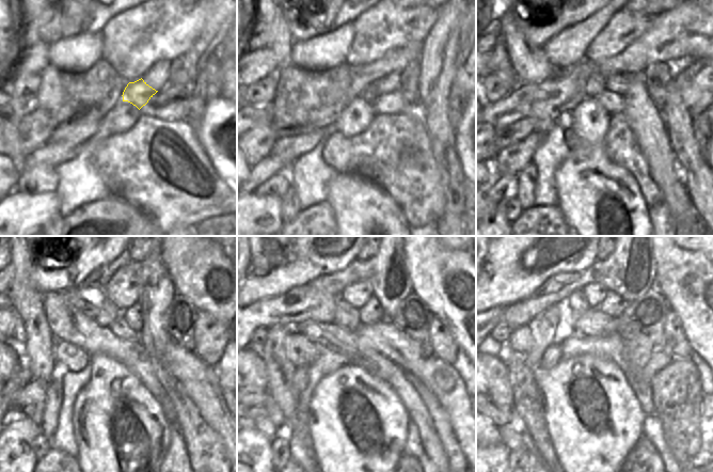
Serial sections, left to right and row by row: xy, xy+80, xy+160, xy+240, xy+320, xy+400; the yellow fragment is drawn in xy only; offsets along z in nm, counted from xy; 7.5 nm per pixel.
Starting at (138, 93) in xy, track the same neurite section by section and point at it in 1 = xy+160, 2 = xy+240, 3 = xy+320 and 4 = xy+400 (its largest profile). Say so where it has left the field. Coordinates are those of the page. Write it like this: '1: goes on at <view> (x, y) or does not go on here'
1: goes on at xy+160 (591, 78)
2: goes on at xy+240 (90, 298)
3: goes on at xy+320 (304, 303)
4: goes on at xy+400 (497, 312)

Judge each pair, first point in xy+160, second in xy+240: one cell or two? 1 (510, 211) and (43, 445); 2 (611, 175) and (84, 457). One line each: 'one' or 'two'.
1: one
2: one

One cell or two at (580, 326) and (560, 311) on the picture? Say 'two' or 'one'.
two

